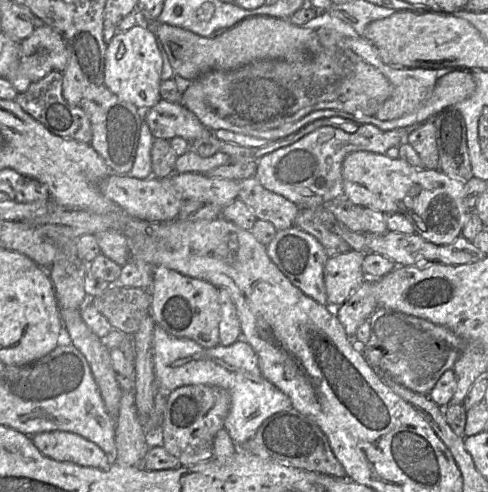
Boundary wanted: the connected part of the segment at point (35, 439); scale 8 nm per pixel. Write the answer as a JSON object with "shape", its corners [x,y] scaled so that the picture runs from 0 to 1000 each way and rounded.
{"shape":[[[88,878],[68,884],[64,894],[88,925],[121,939],[207,955],[221,955],[230,943],[199,902],[148,878]]]}

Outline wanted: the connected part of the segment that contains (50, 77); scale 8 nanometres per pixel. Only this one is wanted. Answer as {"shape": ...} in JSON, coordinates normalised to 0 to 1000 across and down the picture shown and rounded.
{"shape":[[[107,144],[90,159],[66,167],[57,181],[31,199],[31,207],[74,246],[94,258],[107,272],[168,291],[182,293],[189,264],[182,240],[164,215],[143,213],[129,197],[129,150]]]}

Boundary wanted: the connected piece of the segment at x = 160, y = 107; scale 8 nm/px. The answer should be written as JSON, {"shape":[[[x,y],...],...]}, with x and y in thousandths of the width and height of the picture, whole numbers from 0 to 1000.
{"shape":[[[330,201],[320,213],[293,226],[293,246],[320,283],[350,285],[371,278],[387,289],[410,280],[424,262],[375,211]]]}

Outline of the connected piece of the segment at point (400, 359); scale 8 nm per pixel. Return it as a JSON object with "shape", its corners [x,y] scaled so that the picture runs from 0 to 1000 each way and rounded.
{"shape":[[[775,624],[756,644],[760,679],[738,713],[754,740],[789,772],[799,770],[838,793],[877,803],[904,762],[928,750],[953,697],[920,669],[871,648]]]}

